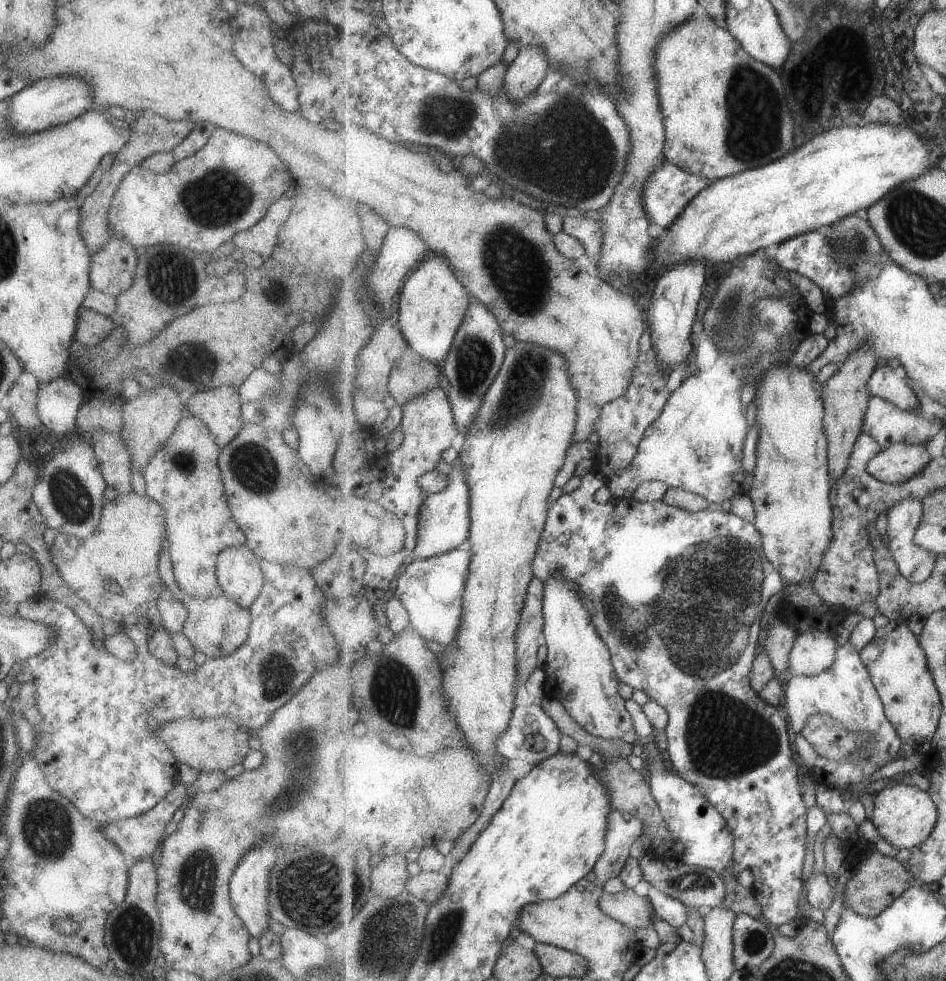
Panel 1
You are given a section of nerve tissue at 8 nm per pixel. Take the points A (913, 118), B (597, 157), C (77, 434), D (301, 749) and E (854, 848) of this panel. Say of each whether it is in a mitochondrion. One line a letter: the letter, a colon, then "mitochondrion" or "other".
A: other
B: mitochondrion
C: other
D: mitochondrion
E: other

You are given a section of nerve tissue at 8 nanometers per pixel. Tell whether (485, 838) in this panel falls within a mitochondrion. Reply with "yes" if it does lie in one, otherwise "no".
no

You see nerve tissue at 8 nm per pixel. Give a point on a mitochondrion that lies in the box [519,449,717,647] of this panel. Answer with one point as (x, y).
(611, 605)

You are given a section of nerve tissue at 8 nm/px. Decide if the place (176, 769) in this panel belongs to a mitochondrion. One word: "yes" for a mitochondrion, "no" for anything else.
no

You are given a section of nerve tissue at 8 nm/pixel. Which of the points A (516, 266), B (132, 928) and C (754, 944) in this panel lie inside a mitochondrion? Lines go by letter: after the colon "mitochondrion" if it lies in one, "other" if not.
A: mitochondrion
B: mitochondrion
C: mitochondrion

